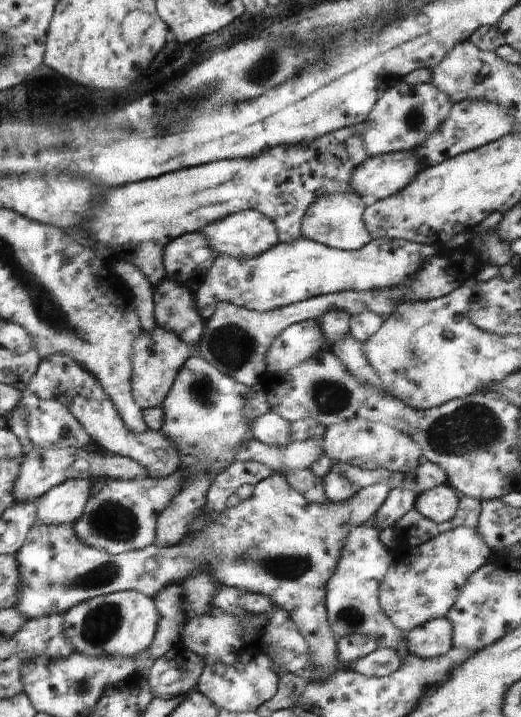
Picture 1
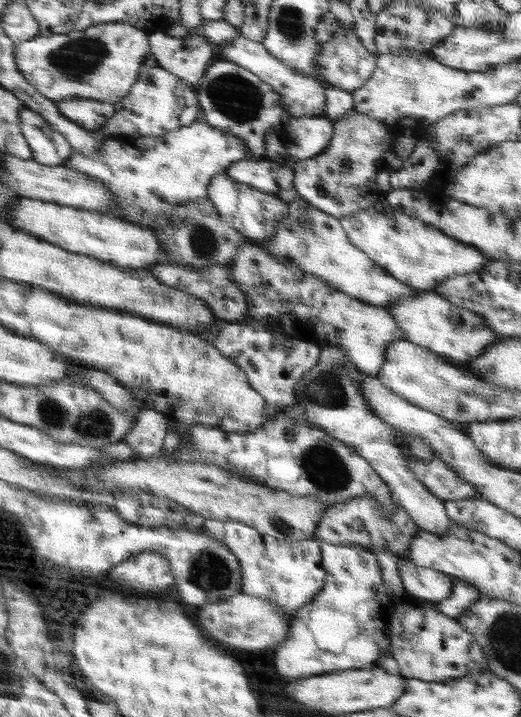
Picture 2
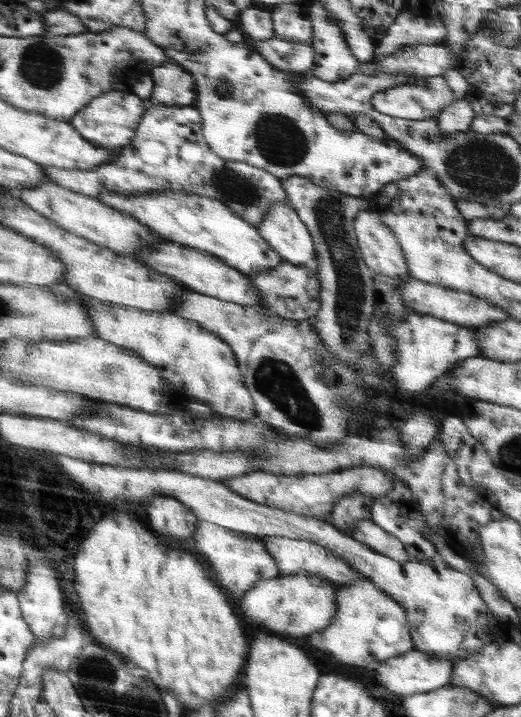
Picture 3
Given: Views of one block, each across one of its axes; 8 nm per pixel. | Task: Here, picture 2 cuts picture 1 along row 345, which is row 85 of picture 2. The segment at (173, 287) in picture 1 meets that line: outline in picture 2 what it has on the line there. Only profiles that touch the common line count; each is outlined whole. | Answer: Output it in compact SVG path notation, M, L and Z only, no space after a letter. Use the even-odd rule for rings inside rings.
M165 31L149 33L149 48L157 66L196 88L214 54L213 44L202 35L174 38Z

